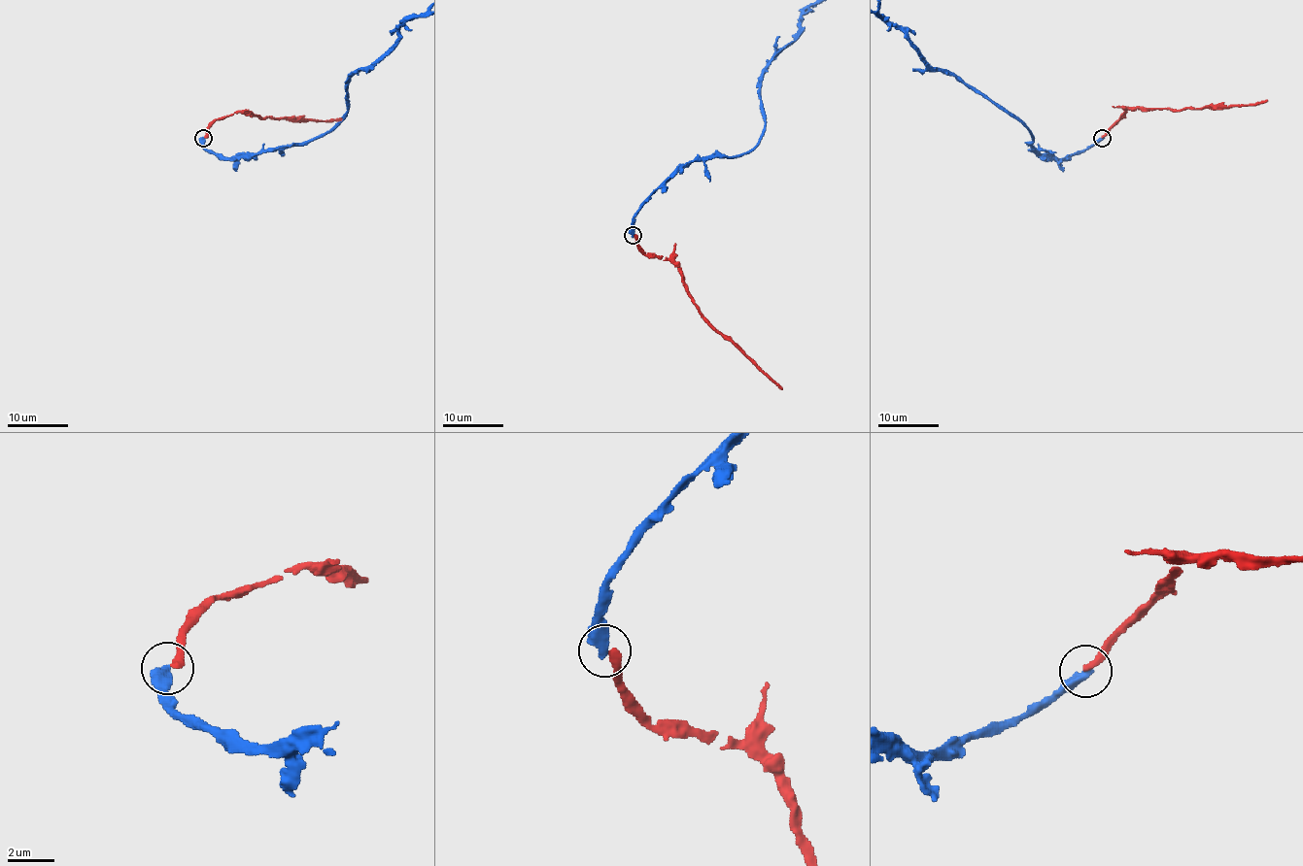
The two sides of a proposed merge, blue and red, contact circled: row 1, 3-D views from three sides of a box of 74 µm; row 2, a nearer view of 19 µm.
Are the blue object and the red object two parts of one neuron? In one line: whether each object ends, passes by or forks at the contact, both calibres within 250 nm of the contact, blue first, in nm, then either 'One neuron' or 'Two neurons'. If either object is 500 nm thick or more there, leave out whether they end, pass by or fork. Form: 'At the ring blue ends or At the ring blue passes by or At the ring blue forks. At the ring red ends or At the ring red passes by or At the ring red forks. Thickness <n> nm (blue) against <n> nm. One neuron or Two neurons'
At the ring blue ends. At the ring red ends. Thickness 480 nm (blue) against 320 nm. Two neurons

